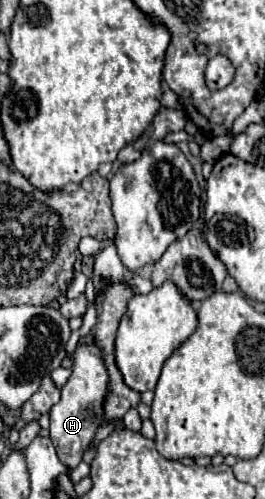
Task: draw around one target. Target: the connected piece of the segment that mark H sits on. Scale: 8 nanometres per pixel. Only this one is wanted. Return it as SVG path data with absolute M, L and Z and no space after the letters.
M90 338L82 340L72 354L72 374L62 386L62 398L50 410L50 440L58 452L58 458L70 470L82 462L84 448L92 442L96 430L104 422L104 400L110 394L110 378L104 364L100 346Z

